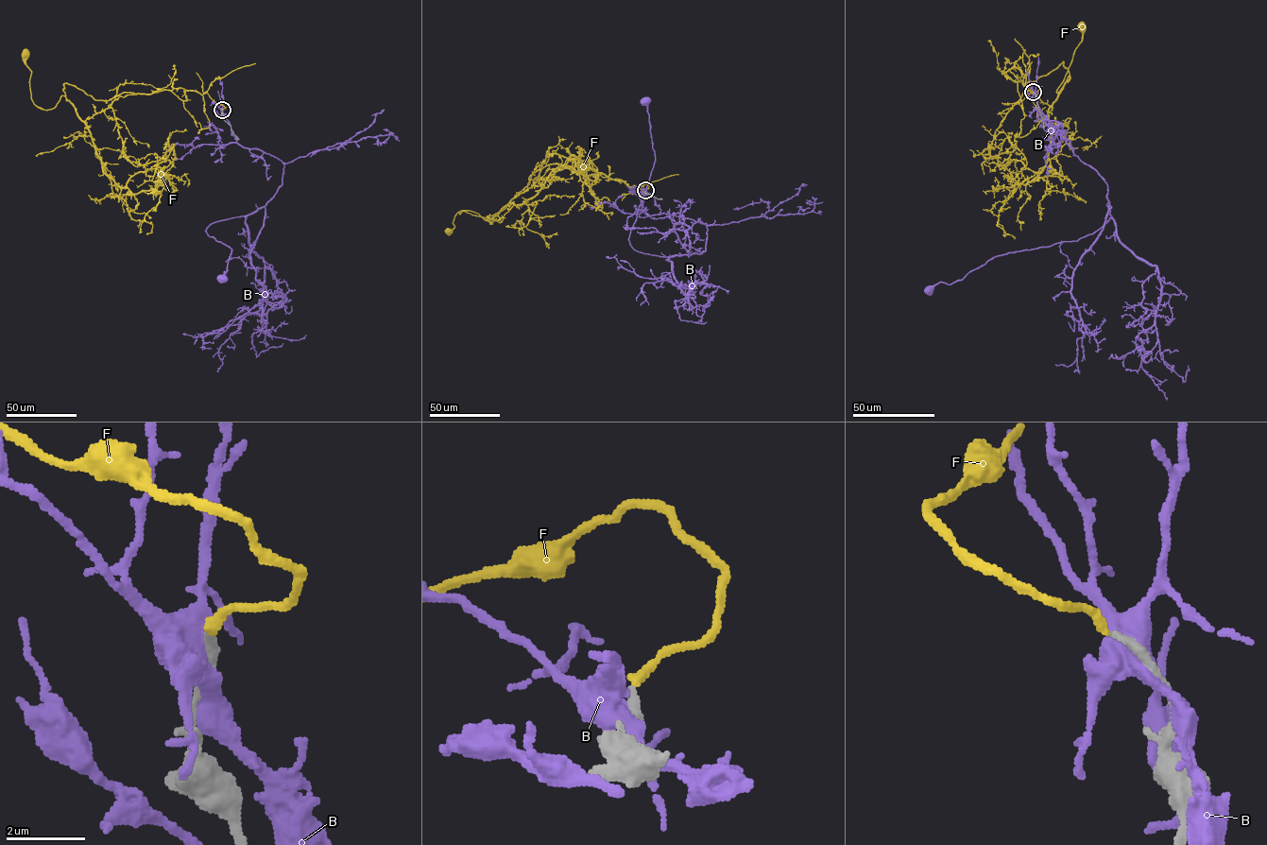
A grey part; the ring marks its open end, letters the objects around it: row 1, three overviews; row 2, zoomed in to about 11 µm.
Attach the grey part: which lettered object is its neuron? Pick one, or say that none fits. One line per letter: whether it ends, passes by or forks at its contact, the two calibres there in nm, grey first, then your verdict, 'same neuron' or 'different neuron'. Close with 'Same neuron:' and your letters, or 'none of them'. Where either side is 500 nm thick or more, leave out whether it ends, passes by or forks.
B: it passes by | 220/480 nm | different neuron
F: it ends | 220/240 nm | same neuron
Same neuron: F

